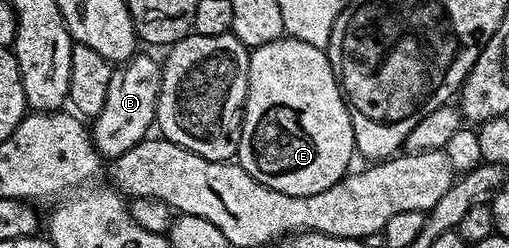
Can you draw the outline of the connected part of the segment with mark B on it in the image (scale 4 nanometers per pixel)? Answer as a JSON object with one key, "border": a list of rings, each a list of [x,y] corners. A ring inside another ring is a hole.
{"border":[[[134,54],[132,59],[120,64],[107,85],[107,99],[103,109],[91,120],[93,146],[106,160],[118,159],[154,130],[157,102],[161,88],[161,63],[149,55]],[[150,130],[150,131],[149,131]]]}

